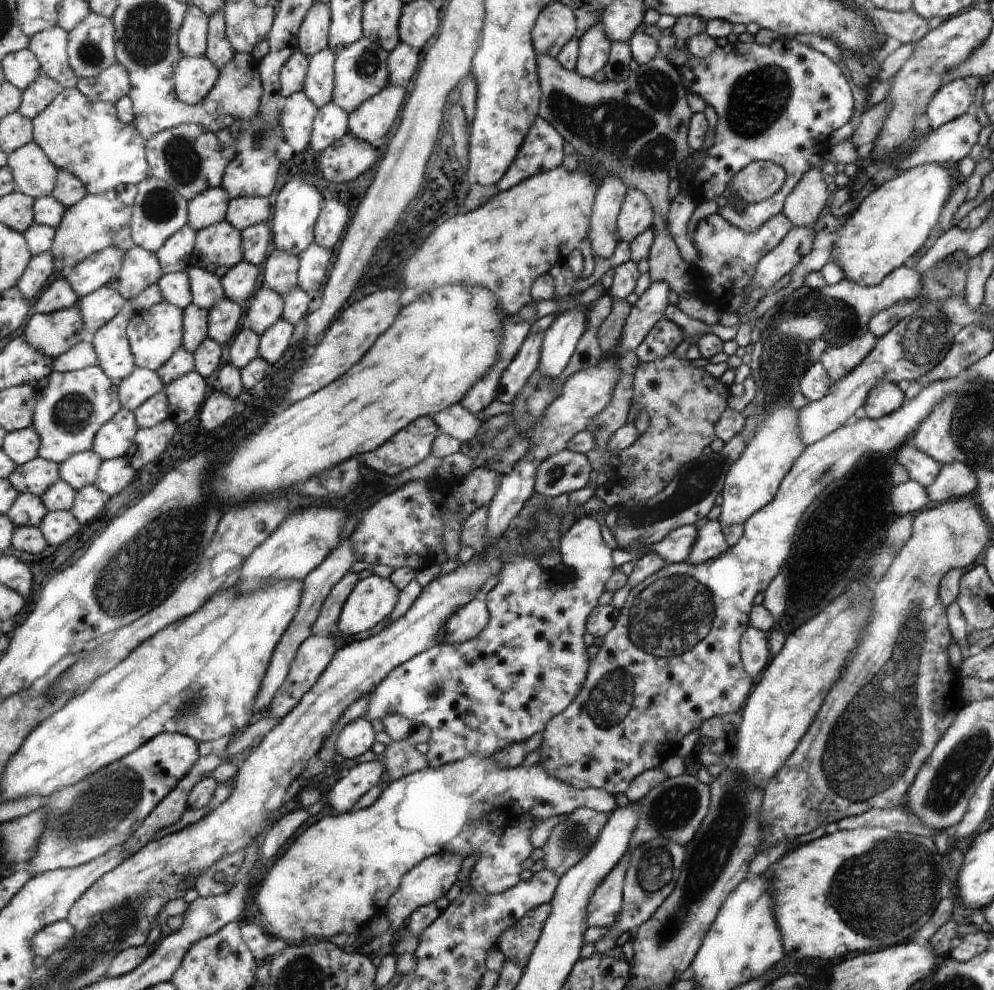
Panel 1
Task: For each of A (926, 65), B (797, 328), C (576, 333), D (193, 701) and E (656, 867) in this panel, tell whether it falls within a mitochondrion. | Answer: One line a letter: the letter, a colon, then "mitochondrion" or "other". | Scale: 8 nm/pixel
A: mitochondrion
B: mitochondrion
C: other
D: mitochondrion
E: mitochondrion

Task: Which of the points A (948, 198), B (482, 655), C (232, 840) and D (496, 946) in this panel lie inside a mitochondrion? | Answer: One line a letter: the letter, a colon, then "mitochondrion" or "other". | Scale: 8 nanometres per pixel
A: other
B: other
C: mitochondrion
D: other

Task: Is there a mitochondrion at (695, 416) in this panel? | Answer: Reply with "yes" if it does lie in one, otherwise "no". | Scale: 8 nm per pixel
no

